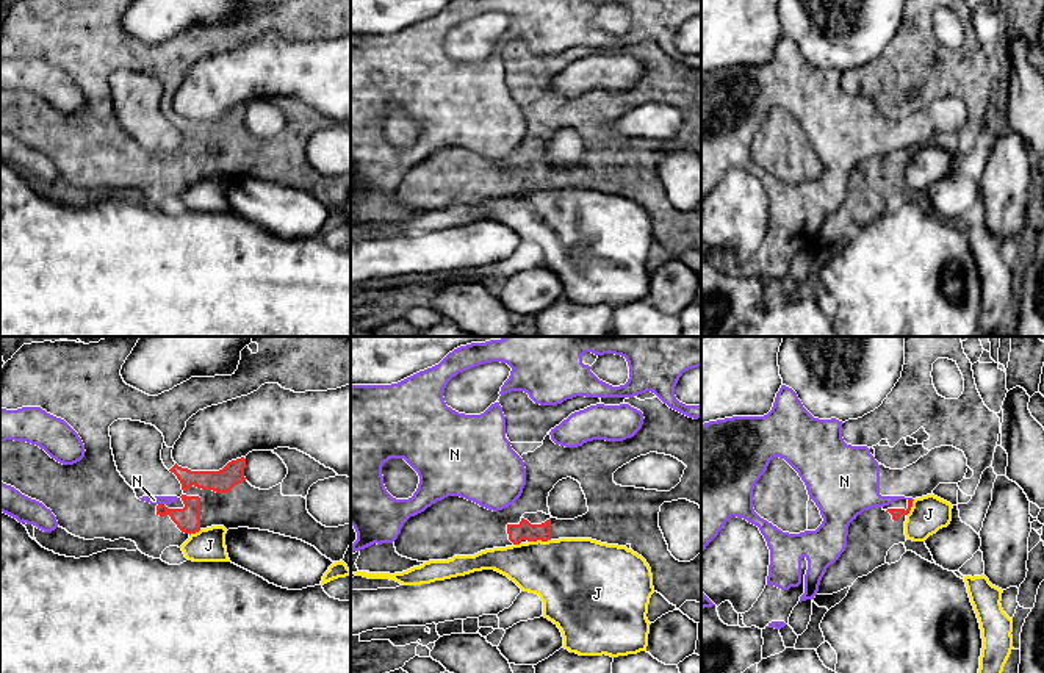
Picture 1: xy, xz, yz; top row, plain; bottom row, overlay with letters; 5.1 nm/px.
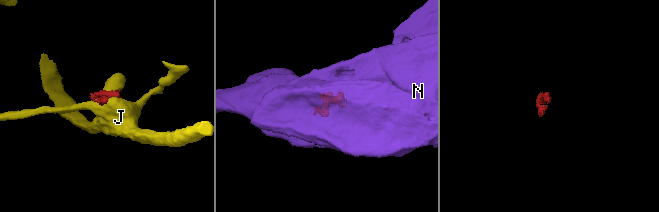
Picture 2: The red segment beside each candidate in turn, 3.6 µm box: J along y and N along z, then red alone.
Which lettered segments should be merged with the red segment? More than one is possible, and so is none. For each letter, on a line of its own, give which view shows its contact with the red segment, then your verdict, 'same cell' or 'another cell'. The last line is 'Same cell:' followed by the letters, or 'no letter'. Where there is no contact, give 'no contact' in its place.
J: xz | another cell
N: xy | another cell
Same cell: no letter

